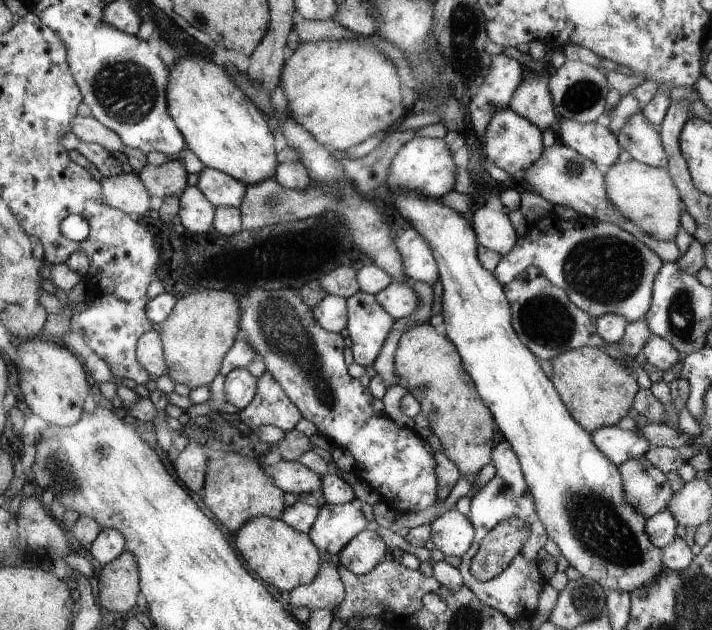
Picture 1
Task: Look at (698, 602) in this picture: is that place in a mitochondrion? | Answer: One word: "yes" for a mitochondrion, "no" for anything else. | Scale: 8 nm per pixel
yes

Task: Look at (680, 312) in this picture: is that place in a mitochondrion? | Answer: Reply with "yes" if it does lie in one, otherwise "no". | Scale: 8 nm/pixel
yes

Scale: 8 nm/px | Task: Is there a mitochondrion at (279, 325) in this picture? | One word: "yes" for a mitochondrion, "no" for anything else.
yes

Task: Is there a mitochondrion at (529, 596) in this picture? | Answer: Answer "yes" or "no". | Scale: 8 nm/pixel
no

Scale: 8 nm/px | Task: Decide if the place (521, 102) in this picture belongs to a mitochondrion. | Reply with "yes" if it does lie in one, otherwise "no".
no

